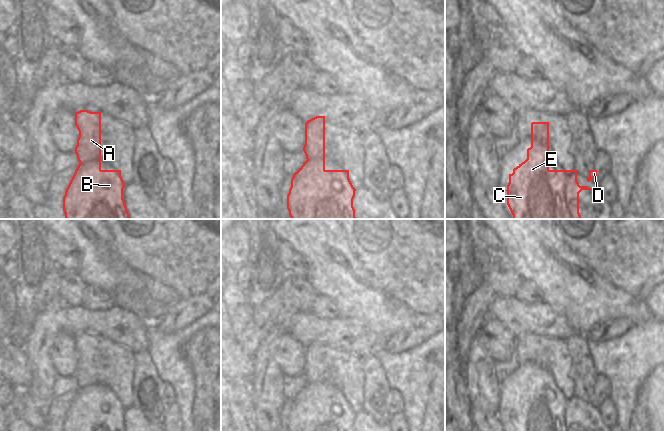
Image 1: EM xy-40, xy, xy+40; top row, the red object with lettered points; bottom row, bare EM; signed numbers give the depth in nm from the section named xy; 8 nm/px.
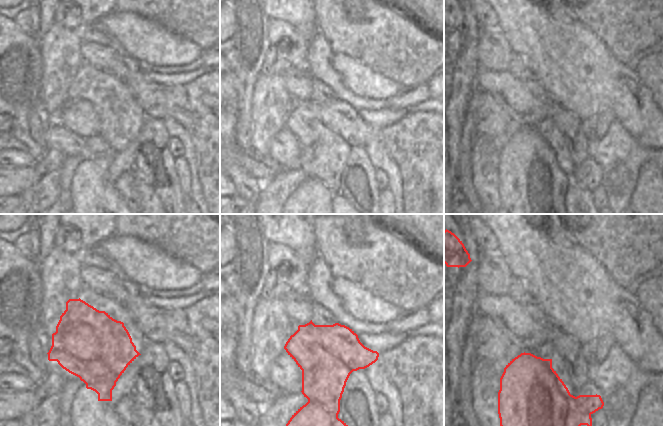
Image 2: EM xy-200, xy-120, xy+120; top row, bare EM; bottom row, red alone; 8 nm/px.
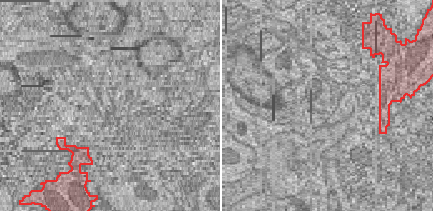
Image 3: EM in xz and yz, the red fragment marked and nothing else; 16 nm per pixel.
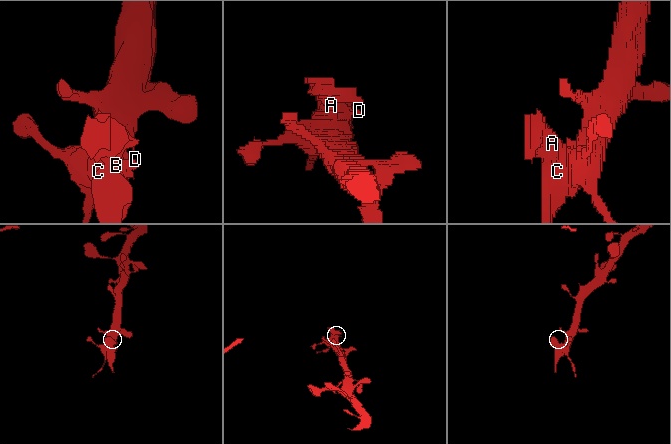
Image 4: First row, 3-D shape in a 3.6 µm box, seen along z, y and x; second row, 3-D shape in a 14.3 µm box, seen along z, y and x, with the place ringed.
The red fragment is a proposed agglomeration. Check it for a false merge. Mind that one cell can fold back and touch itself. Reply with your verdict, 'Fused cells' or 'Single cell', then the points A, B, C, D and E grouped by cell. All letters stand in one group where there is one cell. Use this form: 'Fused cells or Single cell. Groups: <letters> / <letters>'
Fused cells. Groups: A / B C D E

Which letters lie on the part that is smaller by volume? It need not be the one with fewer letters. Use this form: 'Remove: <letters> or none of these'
Remove: A

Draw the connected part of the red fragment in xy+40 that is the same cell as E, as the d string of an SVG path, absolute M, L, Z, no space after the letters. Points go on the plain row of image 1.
M536 372L527 373L527 383L509 398L507 409L508 431L579 431L579 417L592 414L580 410L577 394L550 394L549 376L538 376Z

